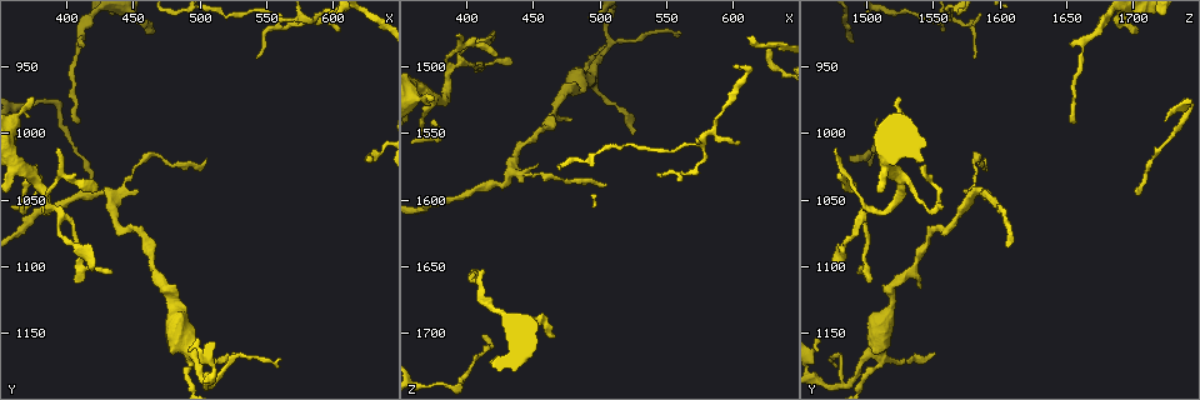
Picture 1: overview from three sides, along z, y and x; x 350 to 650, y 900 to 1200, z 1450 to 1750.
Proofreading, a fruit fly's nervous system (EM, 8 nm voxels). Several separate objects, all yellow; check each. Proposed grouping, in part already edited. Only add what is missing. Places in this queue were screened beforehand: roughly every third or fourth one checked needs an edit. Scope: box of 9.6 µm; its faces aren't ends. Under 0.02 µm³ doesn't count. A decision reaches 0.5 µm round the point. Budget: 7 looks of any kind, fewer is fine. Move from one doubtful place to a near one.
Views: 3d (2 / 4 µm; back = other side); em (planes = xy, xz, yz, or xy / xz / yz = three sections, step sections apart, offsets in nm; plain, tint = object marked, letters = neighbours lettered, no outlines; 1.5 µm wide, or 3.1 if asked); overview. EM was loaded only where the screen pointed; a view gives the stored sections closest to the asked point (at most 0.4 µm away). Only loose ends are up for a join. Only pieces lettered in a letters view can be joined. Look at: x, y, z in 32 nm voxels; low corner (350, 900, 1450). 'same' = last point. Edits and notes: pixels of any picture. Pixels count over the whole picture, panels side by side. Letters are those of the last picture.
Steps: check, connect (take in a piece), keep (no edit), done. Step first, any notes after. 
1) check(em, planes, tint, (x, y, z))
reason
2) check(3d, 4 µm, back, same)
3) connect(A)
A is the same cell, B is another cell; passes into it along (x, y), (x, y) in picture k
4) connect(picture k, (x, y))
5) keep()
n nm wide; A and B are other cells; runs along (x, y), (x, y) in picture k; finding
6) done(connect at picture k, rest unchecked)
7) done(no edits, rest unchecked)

check(3d, 2 µm, (608, 922, 1556))
thin end

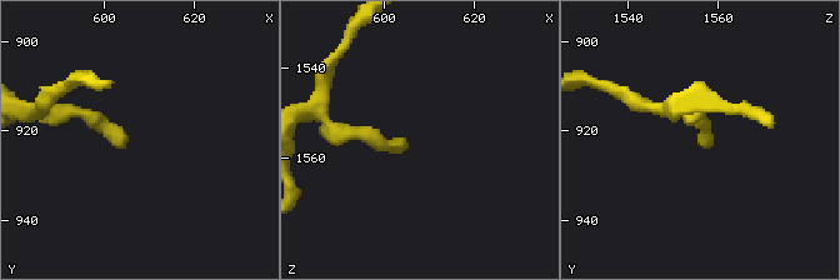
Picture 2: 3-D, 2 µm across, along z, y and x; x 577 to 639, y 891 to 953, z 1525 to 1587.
check(em, planes, tint, (606, 922, 1557))
need the tissue

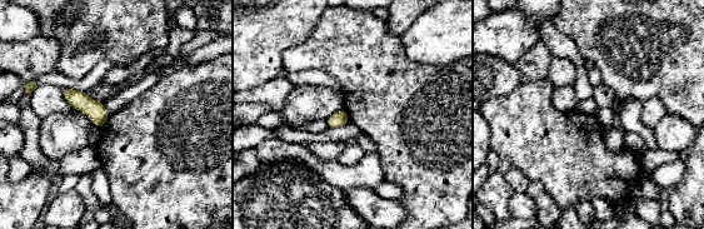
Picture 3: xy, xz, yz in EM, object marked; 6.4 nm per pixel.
check(em, planes, letters, same)

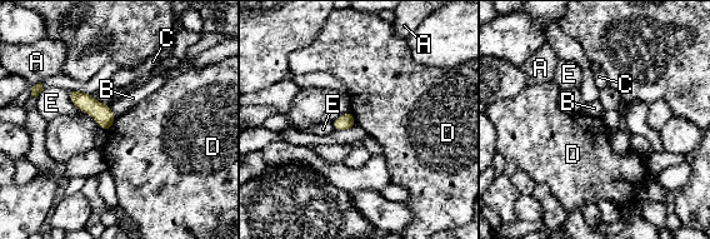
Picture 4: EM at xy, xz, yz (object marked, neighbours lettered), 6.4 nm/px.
keep()
A, B, C, D and E are other cells; border along (116, 118), (105, 130) in picture 4; none of them fits

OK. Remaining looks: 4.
check(3d, 4 µm, (410, 1046, 1706))
end of a long branch

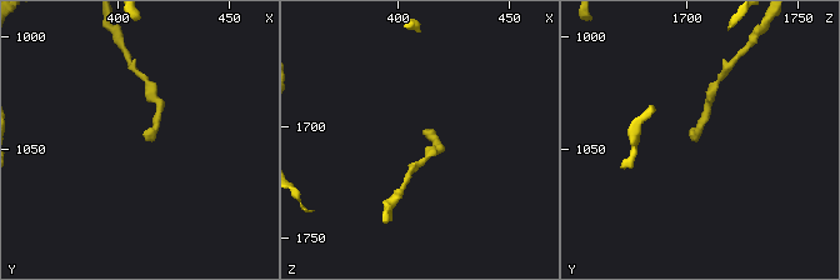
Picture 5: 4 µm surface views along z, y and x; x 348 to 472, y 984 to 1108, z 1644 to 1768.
check(em, planes, tint, (413, 1045, 1705))
shape alone is not enough

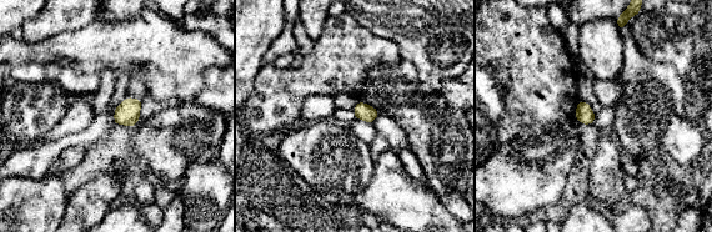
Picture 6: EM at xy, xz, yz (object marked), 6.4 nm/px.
check(em, planes, letters, same)

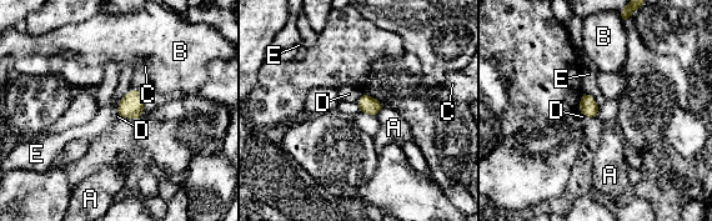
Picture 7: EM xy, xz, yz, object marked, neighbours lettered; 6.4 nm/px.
keep()
A, B, C, D and E are other cells; border along (131, 89), (119, 101), (116, 115) in picture 7; no lettered piece goes on from it

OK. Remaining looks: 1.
check(em, planes, letters, (422, 1042, 1490))
thin end

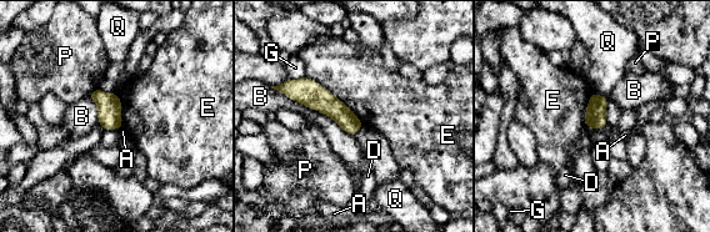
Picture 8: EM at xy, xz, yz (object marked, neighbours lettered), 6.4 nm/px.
keep()
B touches over 600 nm; A, B, D, E, G, P and Q are other cells; runs along (290, 85), (358, 125) in picture 8; no lettered piece goes on from it

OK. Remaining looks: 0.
done(no edits, rest unchecked)

